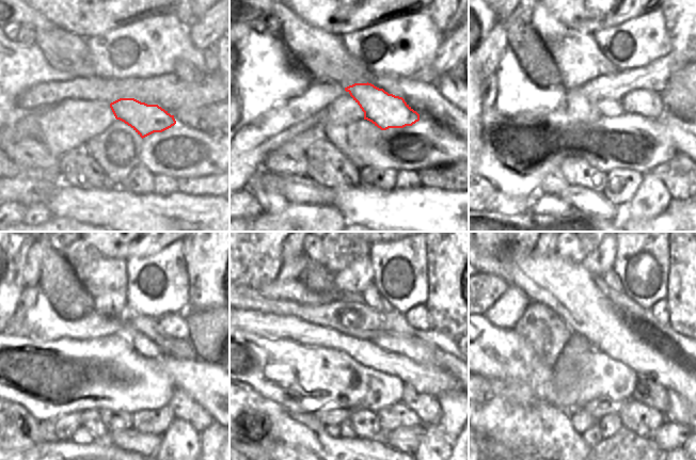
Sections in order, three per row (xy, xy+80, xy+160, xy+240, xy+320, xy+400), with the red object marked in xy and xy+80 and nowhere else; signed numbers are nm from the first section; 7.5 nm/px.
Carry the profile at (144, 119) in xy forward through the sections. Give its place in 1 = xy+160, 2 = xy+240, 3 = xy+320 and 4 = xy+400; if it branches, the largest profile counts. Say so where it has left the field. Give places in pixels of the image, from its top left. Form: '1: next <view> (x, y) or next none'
1: next xy+160 (645, 102)
2: next xy+240 (175, 326)
3: next xy+320 (417, 317)
4: next xy+400 (661, 310)

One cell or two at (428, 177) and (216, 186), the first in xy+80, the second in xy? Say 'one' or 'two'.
one

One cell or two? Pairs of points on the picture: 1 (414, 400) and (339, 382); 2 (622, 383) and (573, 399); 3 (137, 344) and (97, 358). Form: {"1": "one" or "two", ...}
{"1": "two", "2": "one", "3": "two"}

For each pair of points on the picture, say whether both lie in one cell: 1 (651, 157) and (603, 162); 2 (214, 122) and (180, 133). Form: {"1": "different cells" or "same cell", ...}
{"1": "same cell", "2": "different cells"}

